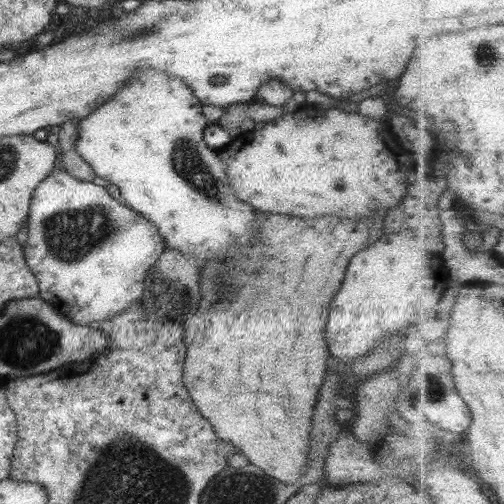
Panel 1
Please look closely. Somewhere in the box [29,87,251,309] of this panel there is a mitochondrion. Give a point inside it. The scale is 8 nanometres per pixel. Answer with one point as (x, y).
(71, 237)

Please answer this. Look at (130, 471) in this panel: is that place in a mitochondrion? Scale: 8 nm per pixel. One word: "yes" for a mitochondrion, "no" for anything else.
yes

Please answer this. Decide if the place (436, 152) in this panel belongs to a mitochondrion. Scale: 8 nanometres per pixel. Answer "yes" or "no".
no

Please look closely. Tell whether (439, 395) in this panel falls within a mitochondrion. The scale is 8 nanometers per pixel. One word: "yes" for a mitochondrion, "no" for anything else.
yes

